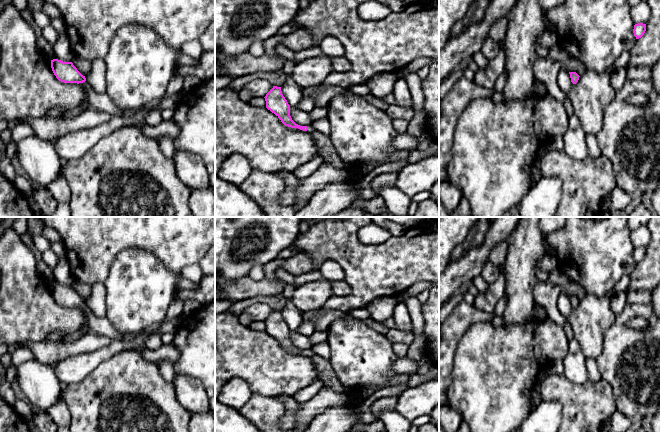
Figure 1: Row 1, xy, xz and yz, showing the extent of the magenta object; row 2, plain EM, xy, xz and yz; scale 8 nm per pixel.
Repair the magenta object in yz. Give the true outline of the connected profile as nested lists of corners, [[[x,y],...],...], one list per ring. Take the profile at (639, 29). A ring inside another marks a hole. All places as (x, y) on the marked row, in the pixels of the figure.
[[[638,23],[634,25],[633,33],[636,39],[641,38],[646,31],[646,24]]]

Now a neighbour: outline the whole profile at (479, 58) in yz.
[[[481,51],[475,53],[472,59],[477,64],[478,68],[485,68],[489,61]]]

